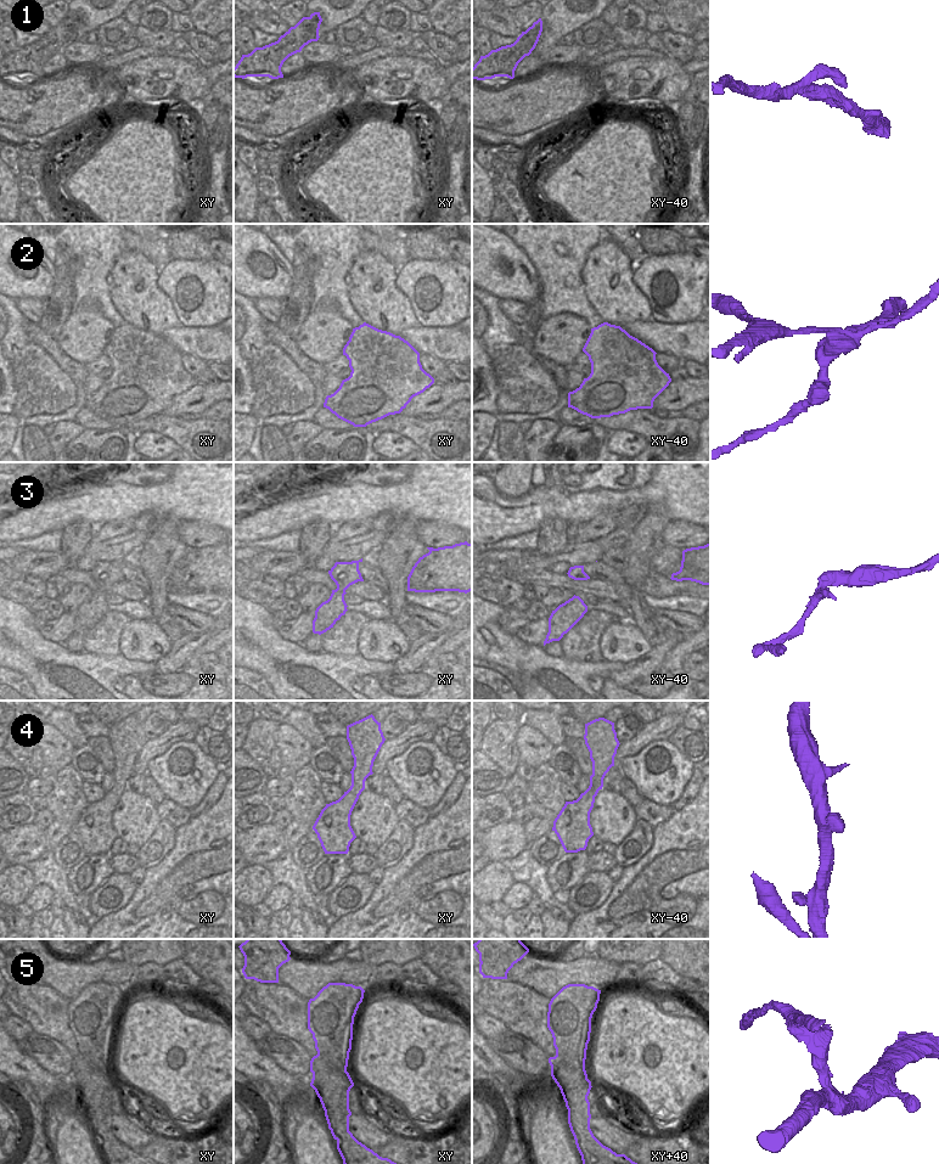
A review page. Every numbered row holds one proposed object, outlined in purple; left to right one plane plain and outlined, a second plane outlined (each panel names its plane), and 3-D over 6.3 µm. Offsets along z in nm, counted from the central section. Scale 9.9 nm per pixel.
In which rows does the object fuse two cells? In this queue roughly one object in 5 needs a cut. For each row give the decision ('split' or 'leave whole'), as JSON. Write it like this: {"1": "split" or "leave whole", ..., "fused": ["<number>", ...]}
{"1": "leave whole", "2": "split", "3": "leave whole", "4": "leave whole", "5": "split", "fused": ["2", "5"]}

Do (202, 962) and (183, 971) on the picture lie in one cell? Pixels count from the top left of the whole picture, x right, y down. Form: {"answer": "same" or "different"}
{"answer": "different"}

